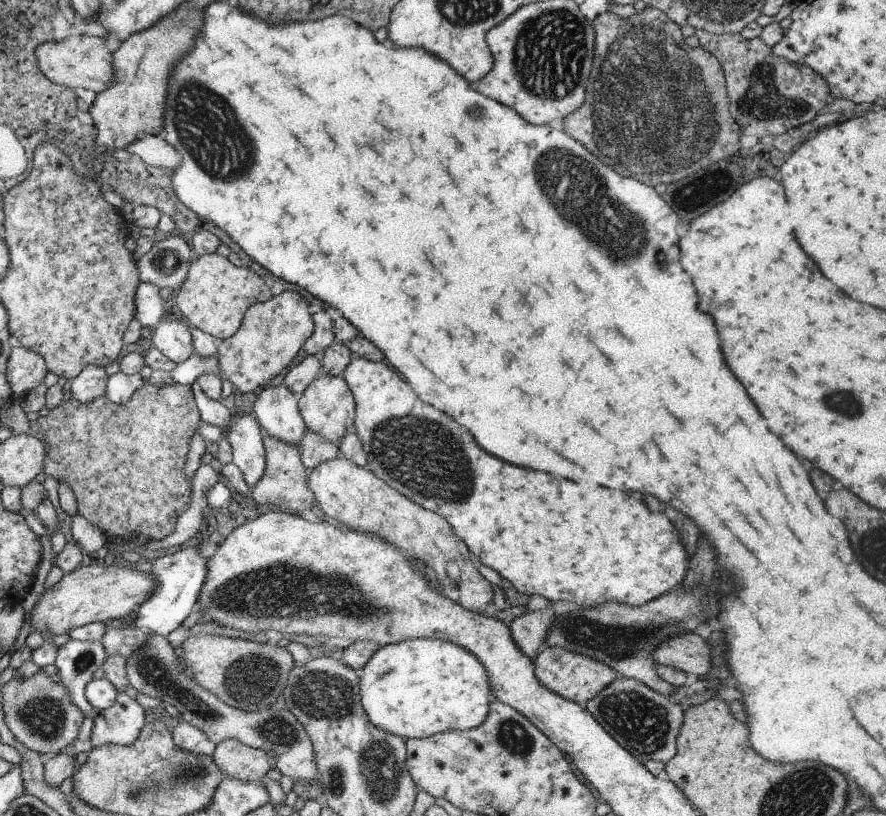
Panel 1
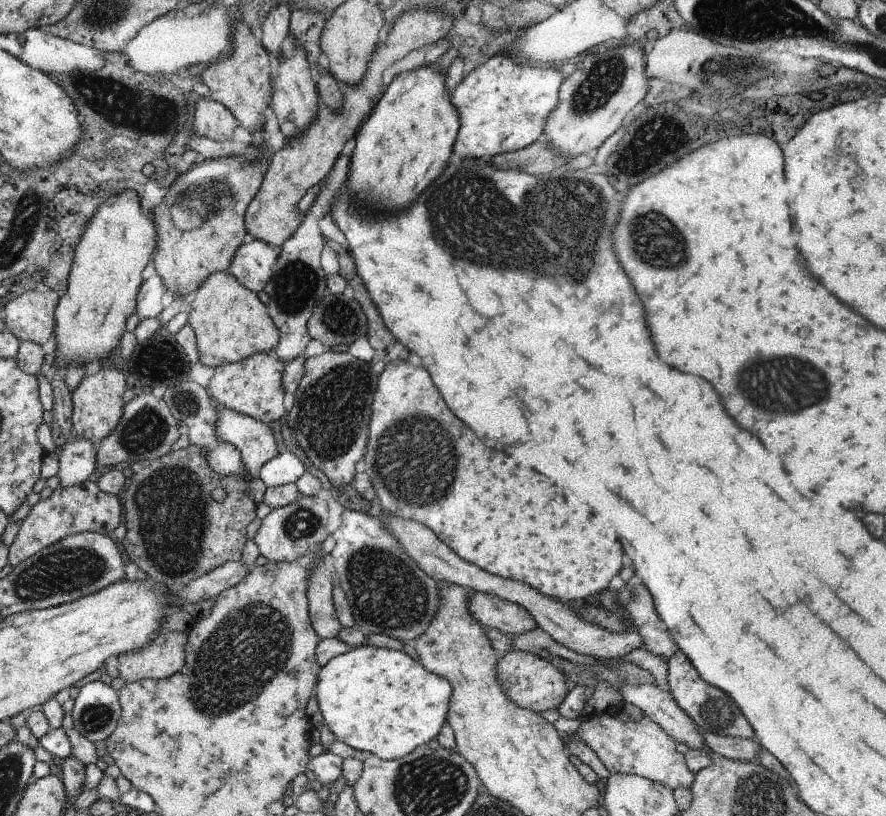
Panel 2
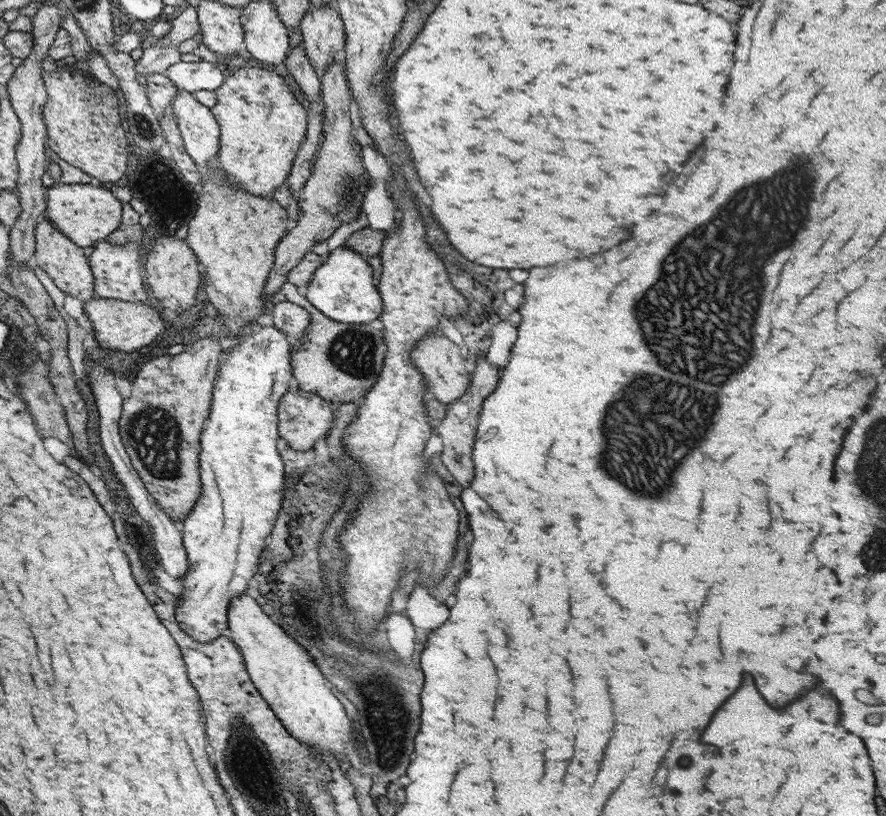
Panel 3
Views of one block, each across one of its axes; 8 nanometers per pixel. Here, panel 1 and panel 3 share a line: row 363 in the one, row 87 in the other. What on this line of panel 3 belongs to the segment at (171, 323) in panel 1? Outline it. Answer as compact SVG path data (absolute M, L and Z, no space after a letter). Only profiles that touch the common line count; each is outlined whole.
M175 86L177 94L169 102L171 118L175 120L185 150L195 164L209 166L219 152L219 124L211 116L211 108L205 108L189 90Z

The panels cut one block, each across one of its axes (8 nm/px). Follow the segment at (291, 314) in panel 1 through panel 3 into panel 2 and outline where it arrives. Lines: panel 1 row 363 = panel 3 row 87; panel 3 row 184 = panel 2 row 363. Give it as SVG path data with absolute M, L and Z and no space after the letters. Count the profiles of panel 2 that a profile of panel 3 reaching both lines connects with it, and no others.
M271 350L269 354L255 354L237 364L213 368L213 376L209 378L205 390L213 404L267 424L271 420L279 420L289 410L289 398L285 396L285 390L281 386L281 376L283 362Z

